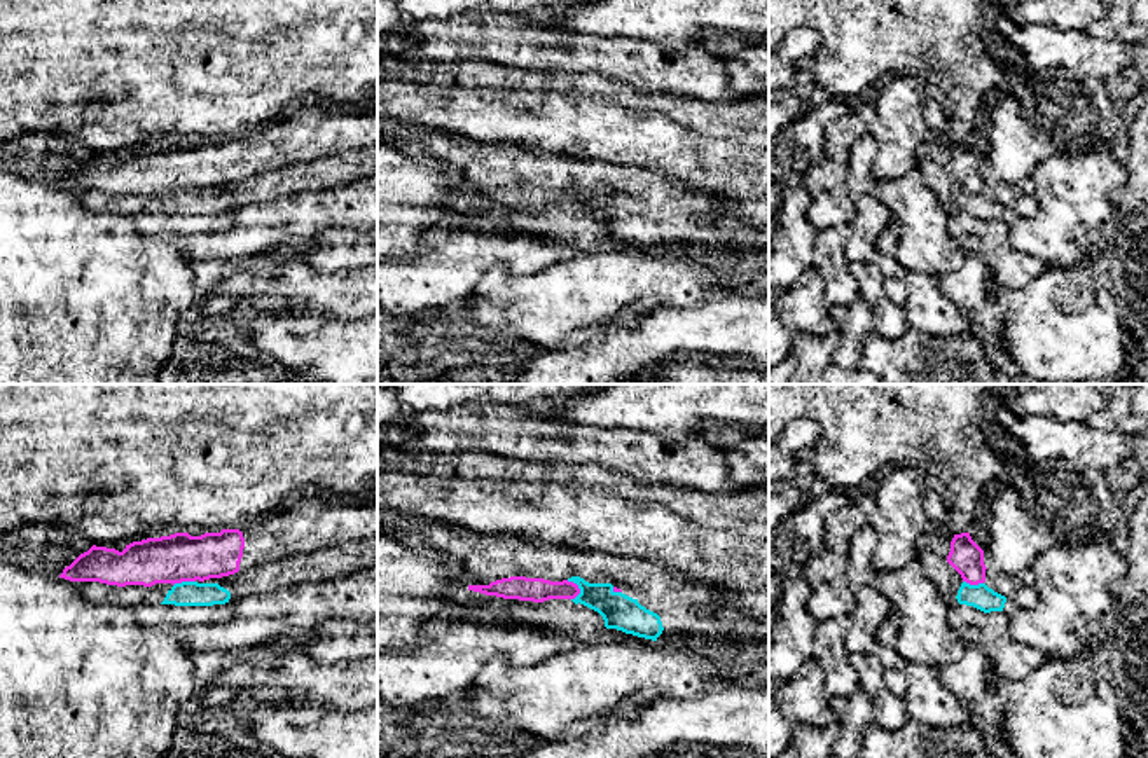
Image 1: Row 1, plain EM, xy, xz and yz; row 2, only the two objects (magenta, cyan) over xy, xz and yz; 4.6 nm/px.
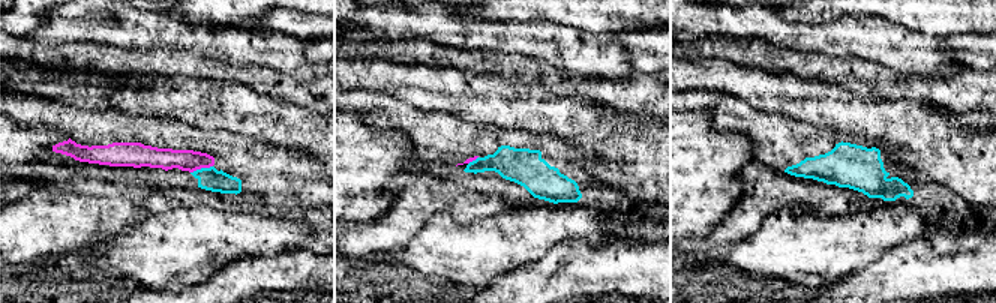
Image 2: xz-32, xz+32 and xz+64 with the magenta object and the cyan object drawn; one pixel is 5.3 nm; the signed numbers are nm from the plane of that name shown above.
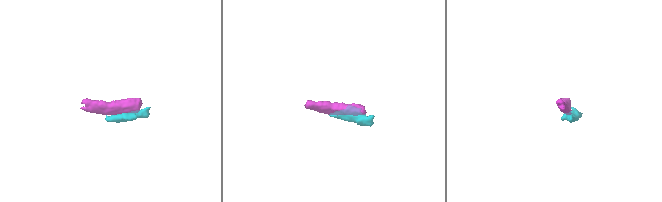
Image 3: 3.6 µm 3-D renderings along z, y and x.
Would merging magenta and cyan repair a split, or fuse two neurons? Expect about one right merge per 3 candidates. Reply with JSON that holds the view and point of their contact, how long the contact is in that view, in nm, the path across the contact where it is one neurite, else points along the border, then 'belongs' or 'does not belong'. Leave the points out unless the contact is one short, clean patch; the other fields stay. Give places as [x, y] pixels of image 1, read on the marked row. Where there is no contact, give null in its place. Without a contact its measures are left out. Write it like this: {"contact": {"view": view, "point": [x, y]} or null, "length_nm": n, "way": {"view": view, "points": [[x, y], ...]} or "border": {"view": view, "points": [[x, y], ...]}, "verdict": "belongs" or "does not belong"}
{"contact": {"view": "xz", "point": [577, 587]}, "length_nm": 100, "border": {"view": "xz", "points": [[567, 580], [572, 580], [579, 589], [574, 599]]}, "verdict": "does not belong"}

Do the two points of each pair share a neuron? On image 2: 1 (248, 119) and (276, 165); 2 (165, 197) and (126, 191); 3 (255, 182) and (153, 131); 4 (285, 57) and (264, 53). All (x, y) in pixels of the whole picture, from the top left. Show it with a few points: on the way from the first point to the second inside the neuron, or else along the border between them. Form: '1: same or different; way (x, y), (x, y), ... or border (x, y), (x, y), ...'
1: different; border (266, 143), (275, 147), (291, 147), (305, 155)
2: same; way (156, 197), (135, 192)
3: same; way (230, 156), (216, 143), (179, 137)
4: same; way (281, 53), (269, 53)

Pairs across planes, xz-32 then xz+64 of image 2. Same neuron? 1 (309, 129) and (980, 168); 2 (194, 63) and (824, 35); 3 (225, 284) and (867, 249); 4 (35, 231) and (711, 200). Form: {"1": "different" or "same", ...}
{"1": "same", "2": "different", "3": "different", "4": "different"}

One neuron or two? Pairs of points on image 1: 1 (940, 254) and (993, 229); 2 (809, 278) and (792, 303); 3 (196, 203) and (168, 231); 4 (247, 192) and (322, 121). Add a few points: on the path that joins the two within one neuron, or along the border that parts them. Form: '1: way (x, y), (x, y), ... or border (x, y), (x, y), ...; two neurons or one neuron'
1: border (947, 215), (947, 231), (965, 248); two neurons
2: way (809, 283), (797, 297); one neuron
3: border (144, 212), (219, 213); two neurons
4: border (313, 159), (261, 172); two neurons

